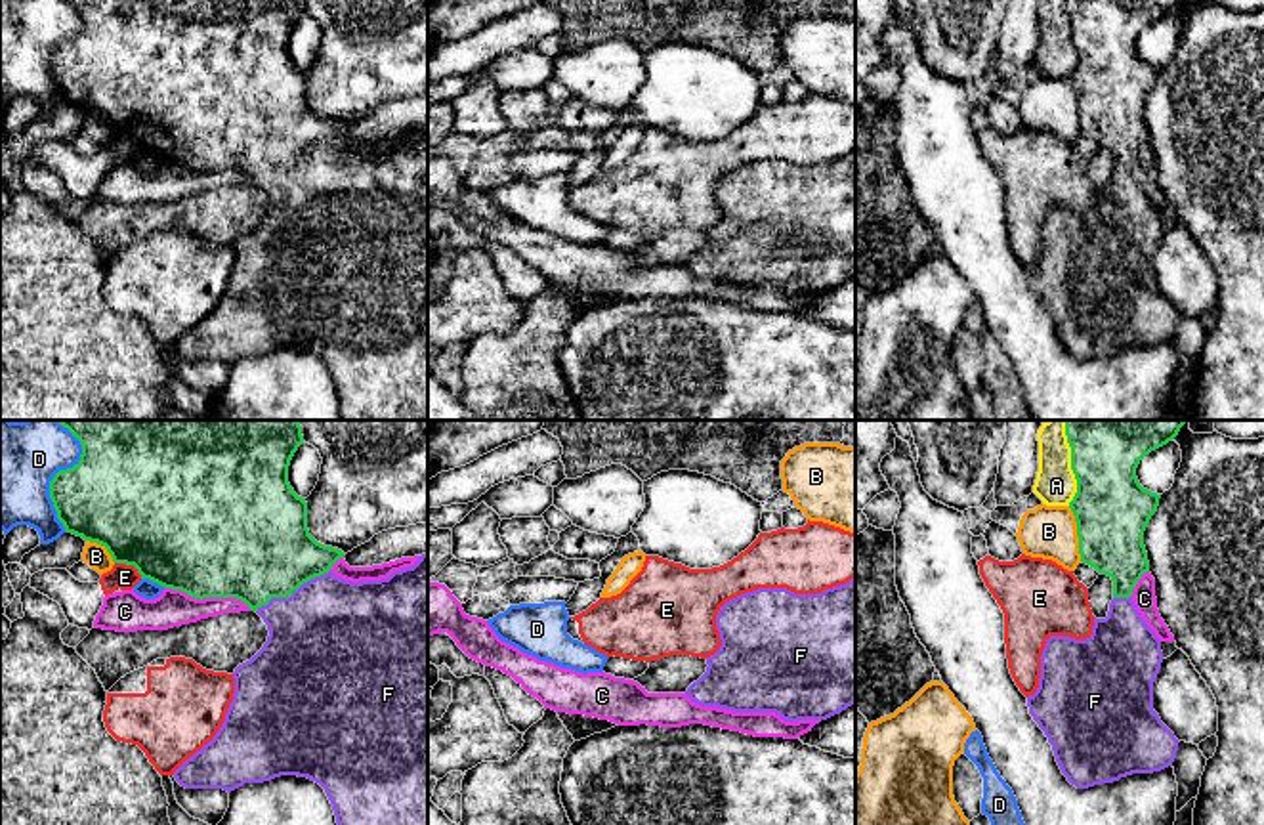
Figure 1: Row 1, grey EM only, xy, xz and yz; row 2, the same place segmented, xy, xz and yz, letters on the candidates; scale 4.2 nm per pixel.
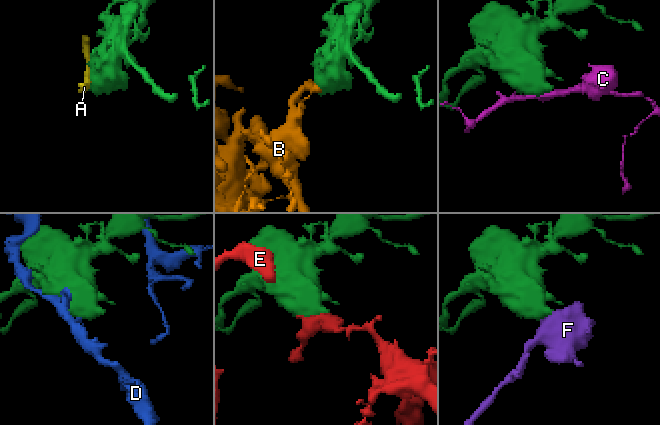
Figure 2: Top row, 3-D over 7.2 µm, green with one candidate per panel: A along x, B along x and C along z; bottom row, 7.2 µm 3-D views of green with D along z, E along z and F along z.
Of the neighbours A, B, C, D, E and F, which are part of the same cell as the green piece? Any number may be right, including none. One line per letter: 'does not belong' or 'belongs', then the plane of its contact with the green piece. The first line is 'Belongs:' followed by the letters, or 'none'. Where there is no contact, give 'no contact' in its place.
Belongs: F
A: does not belong; meets green in yz
B: does not belong; meets green in yz
C: does not belong; meets green in xy
D: does not belong; meets green in xy
E: does not belong; meets green in xy
F: belongs; meets green in xy

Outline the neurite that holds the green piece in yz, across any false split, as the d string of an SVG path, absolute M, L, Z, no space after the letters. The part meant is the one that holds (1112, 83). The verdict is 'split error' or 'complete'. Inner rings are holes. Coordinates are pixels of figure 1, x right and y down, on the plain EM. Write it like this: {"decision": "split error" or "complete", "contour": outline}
{"decision": "split error", "contour": "M1065 0L1071 19L1071 42L1077 65L1069 80L1077 94L1081 134L1113 153L1113 172L1106 191L1094 189L1086 212L1050 208L1041 227L1039 260L1027 269L1029 286L1048 309L1062 346L1077 361L1113 355L1132 346L1153 346L1172 338L1178 311L1153 283L1153 254L1163 235L1161 212L1148 199L1132 174L1132 162L1149 143L1144 103L1157 84L1161 67L1144 61L1136 50L1140 32L1167 17L1180 0Z"}

